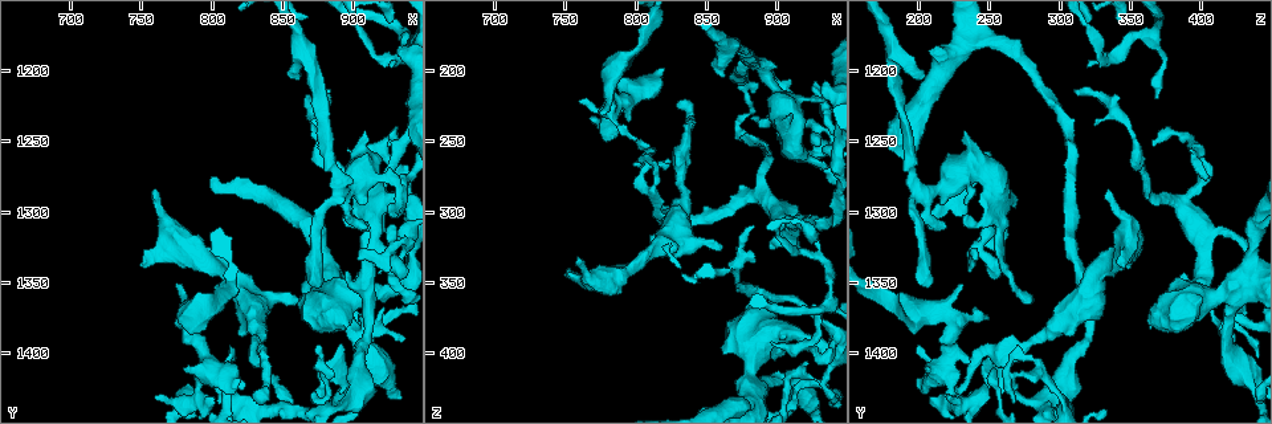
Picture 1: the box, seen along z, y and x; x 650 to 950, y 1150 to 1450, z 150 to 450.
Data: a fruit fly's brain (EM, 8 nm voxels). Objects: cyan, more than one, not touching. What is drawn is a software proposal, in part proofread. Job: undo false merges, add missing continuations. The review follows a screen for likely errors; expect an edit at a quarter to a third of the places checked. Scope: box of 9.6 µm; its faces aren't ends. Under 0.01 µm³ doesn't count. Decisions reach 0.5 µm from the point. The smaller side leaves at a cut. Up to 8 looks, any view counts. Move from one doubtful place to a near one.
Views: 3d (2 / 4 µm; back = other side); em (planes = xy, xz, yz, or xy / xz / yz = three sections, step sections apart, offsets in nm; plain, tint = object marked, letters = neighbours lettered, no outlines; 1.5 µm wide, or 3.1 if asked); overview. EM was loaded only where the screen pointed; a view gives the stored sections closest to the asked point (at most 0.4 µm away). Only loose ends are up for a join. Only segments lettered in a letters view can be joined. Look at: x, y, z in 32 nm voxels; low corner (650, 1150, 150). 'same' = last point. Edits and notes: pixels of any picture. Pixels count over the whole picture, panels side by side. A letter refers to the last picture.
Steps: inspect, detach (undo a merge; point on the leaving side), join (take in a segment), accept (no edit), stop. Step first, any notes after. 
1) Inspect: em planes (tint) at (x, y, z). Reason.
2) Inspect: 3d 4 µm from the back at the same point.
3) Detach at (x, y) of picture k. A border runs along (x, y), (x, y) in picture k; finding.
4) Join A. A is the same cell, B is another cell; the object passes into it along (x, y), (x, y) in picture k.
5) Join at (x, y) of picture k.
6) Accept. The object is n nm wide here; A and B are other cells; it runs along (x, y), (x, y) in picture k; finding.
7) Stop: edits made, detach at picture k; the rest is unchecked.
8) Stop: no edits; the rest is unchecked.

Inspect: 3d 2 µm at (780, 1410, 206). Free end.

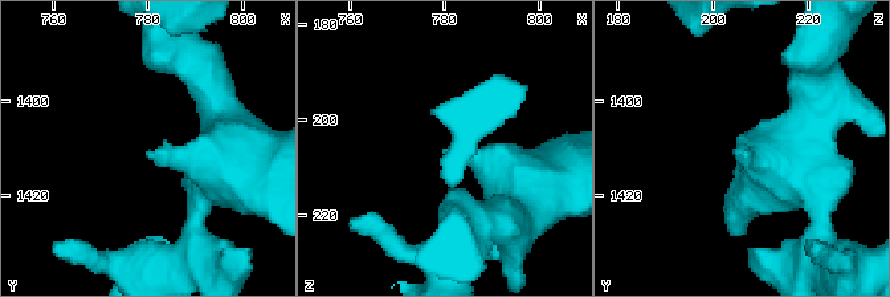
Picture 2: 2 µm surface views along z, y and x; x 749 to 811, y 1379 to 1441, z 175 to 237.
Inspect: em planes (plain) at (779, 1410, 207). Shape alone is not enough.

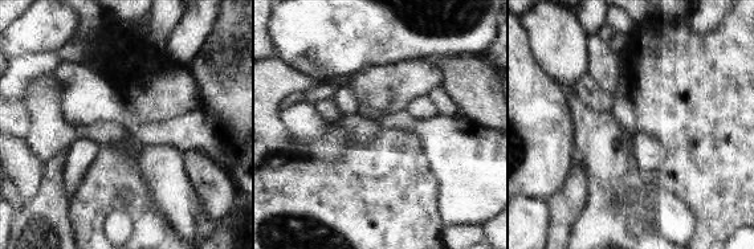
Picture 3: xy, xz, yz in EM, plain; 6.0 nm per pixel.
Inspect: em planes (letters) at the same point.

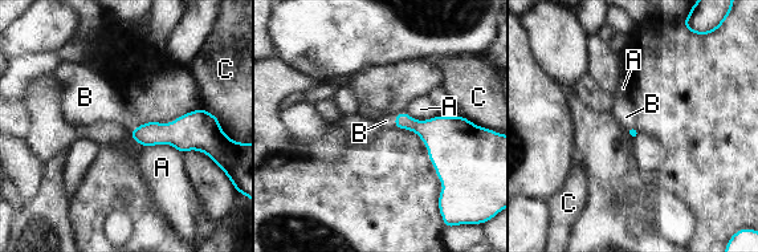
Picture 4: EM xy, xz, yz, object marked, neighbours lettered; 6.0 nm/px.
Join B. The longest contact is with A, 220 nm; B is the same cell, A and C are other cells; the object passes into it along (433, 131), (395, 118), (386, 121) in picture 4; the neuron continues.

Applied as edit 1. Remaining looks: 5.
Inspect: overview. Redraw.

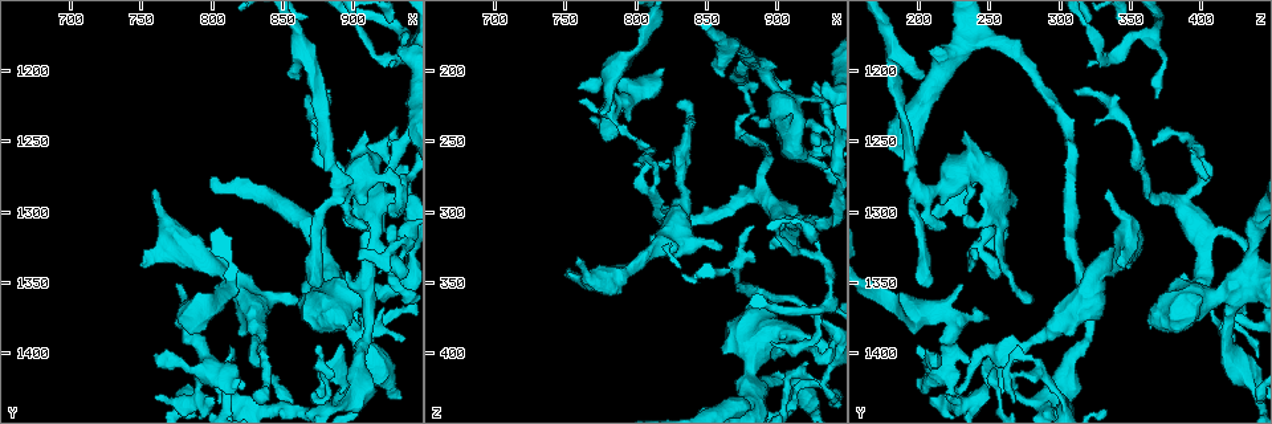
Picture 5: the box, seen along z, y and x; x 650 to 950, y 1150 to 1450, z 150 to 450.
Inspect: em xz step 4 (tint) at (872, 1432, 236). Abrupt turn.

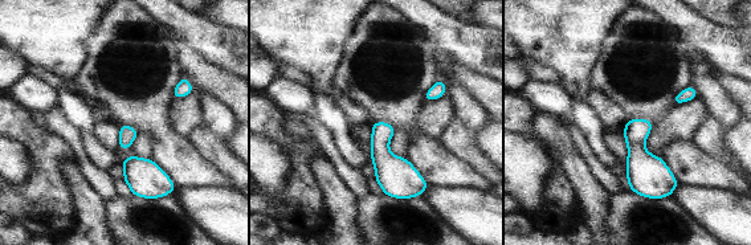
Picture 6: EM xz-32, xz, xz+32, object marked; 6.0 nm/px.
Inspect: em planes (letters) at the same point.

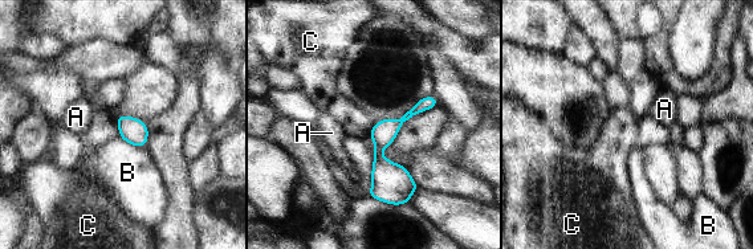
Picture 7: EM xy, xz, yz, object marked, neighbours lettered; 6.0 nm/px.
Accept. A, B and C are other cells; all the same neuron.

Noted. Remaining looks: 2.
Inspect: em planes (tint) at (936, 1292, 382). Sudden change in width.

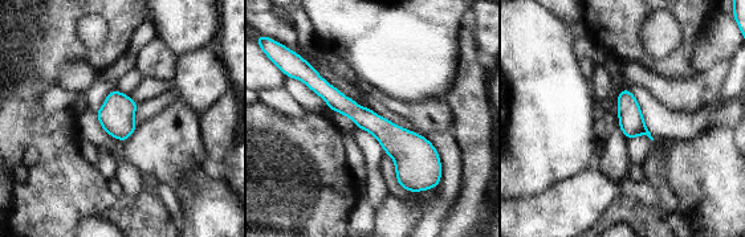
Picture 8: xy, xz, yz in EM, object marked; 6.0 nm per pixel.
Inspect: em planes (letters) at the same point. What lies round it.

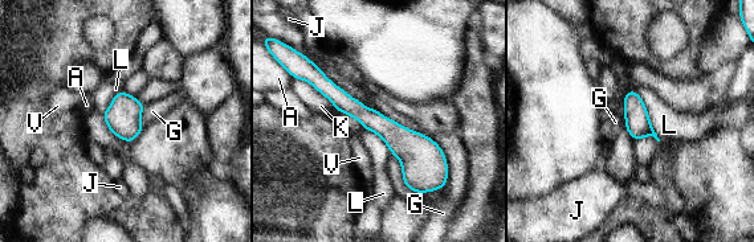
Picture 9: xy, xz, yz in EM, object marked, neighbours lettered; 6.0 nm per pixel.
Accept. The longest contact is with G, 650 nm; A, G, J, K, L and V are other cells; it runs along (323, 87), (388, 130), (444, 180) in picture 9; one neuron here.

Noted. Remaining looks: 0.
Stop: edits made, join at picture 4; the rest is unchecked.

